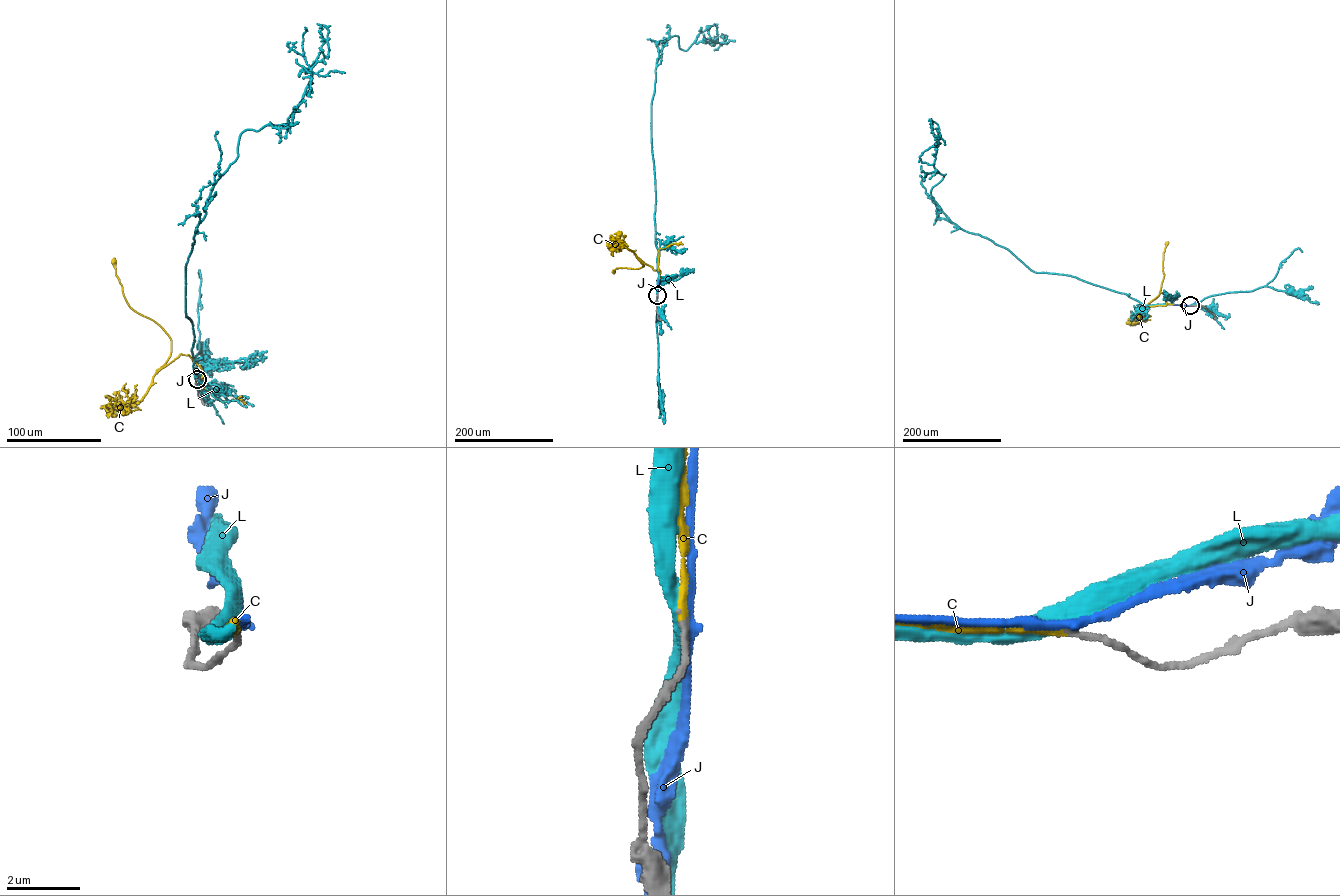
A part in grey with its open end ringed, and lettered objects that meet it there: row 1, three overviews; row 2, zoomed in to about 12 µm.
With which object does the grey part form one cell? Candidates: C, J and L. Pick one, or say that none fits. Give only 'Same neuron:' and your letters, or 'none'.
Same neuron: C

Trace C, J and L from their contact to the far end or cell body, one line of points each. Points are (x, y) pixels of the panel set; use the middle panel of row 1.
C: (657, 295), (660, 270), (654, 270), (636, 255), (643, 266), (619, 268), (613, 271)
J: (657, 295), (659, 279)
L: (657, 295), (651, 127), (656, 63), (673, 36), (686, 50), (695, 40), (723, 43), (726, 36), (720, 36)

